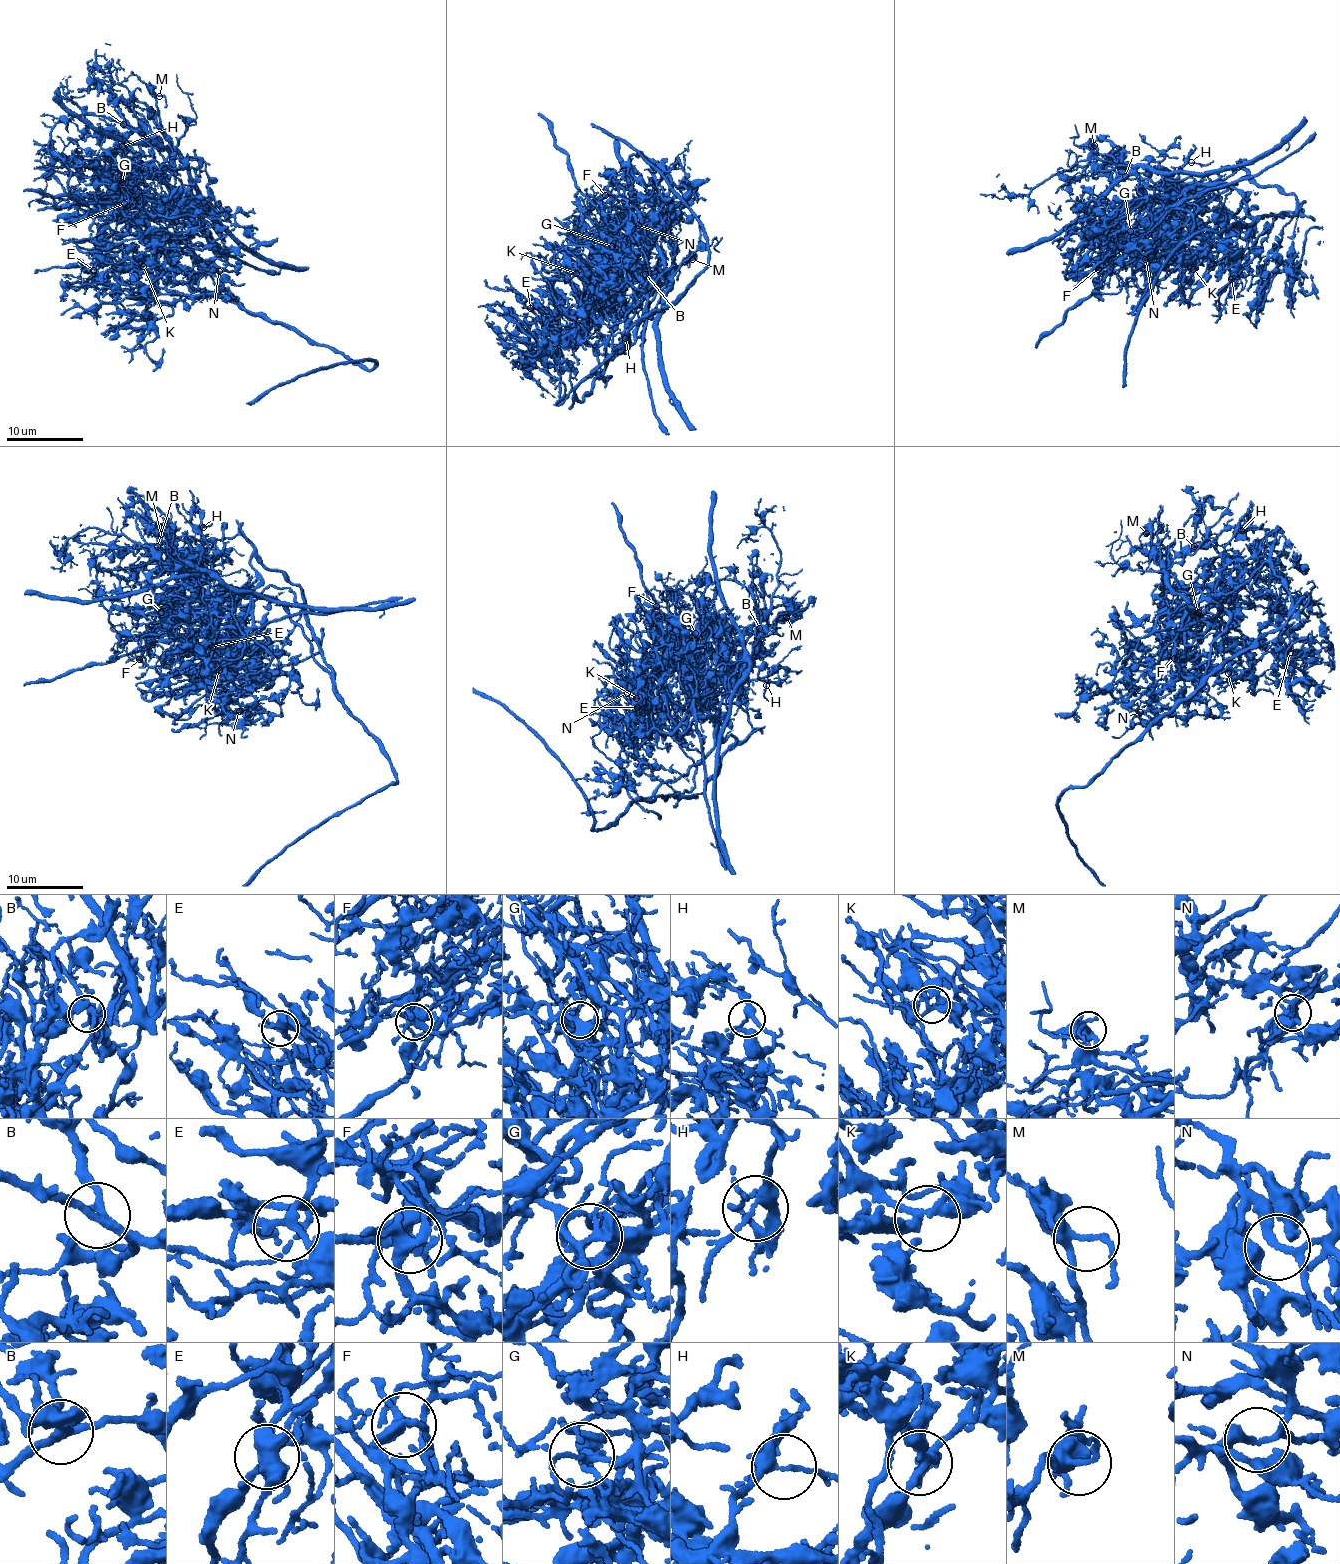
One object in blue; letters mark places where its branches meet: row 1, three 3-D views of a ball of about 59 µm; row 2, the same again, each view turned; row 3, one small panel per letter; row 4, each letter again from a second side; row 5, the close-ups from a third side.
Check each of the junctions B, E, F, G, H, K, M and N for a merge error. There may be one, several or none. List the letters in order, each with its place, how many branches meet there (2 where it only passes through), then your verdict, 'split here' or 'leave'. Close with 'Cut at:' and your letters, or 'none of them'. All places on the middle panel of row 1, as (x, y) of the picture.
B: at (645, 274); 3 branches meet; leave
E: at (530, 308); 3 branches meet; leave
F: at (605, 195); 3 branches meet; split here
G: at (612, 246); 3 branches meet; split here
H: at (625, 338); 3 branches meet; leave
K: at (576, 273); 3 branches meet; leave
M: at (692, 259); 3 branches meet; leave
N: at (638, 225); 3 branches meet; leave
Cut at: F, G

